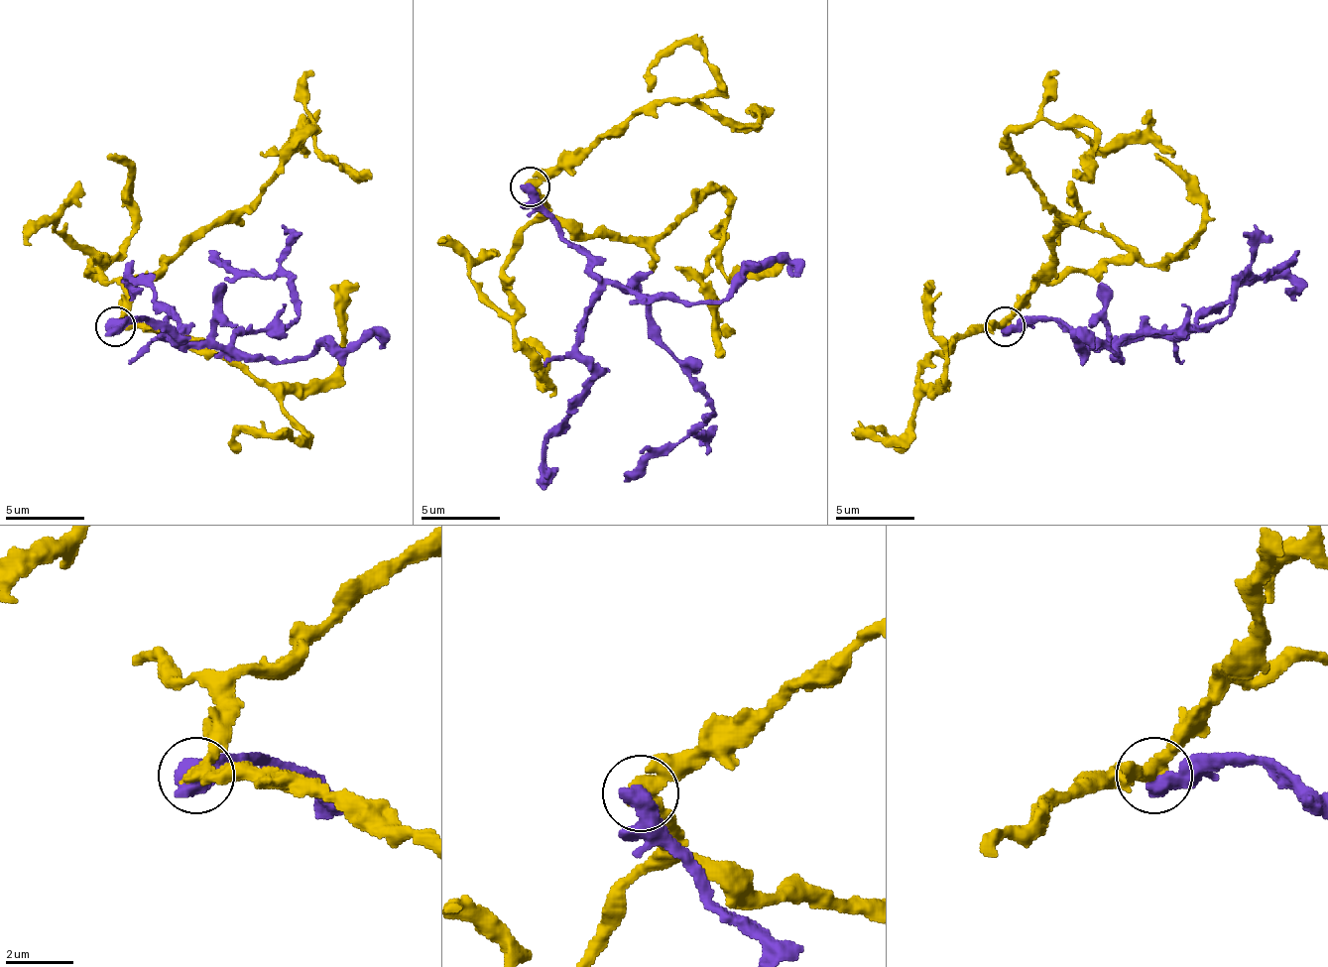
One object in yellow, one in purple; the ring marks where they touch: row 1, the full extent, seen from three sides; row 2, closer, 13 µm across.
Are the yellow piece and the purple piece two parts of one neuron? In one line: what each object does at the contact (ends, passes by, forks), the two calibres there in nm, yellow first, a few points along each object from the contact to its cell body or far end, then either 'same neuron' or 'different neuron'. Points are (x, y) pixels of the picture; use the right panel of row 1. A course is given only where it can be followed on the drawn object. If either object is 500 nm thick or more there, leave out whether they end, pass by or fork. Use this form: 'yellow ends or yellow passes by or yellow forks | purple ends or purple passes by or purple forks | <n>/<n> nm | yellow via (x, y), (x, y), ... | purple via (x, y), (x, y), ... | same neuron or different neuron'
400/550 nm | yellow via (1004, 327), (1051, 259), (1055, 231), (1055, 207), (1008, 136), (1055, 120), (1095, 144), (1162, 144), (1174, 152) | purple via (1004, 327), (1059, 319), (1091, 343), (1210, 331), (1226, 319), (1234, 284), (1242, 276), (1269, 276), (1297, 251) | different neuron

